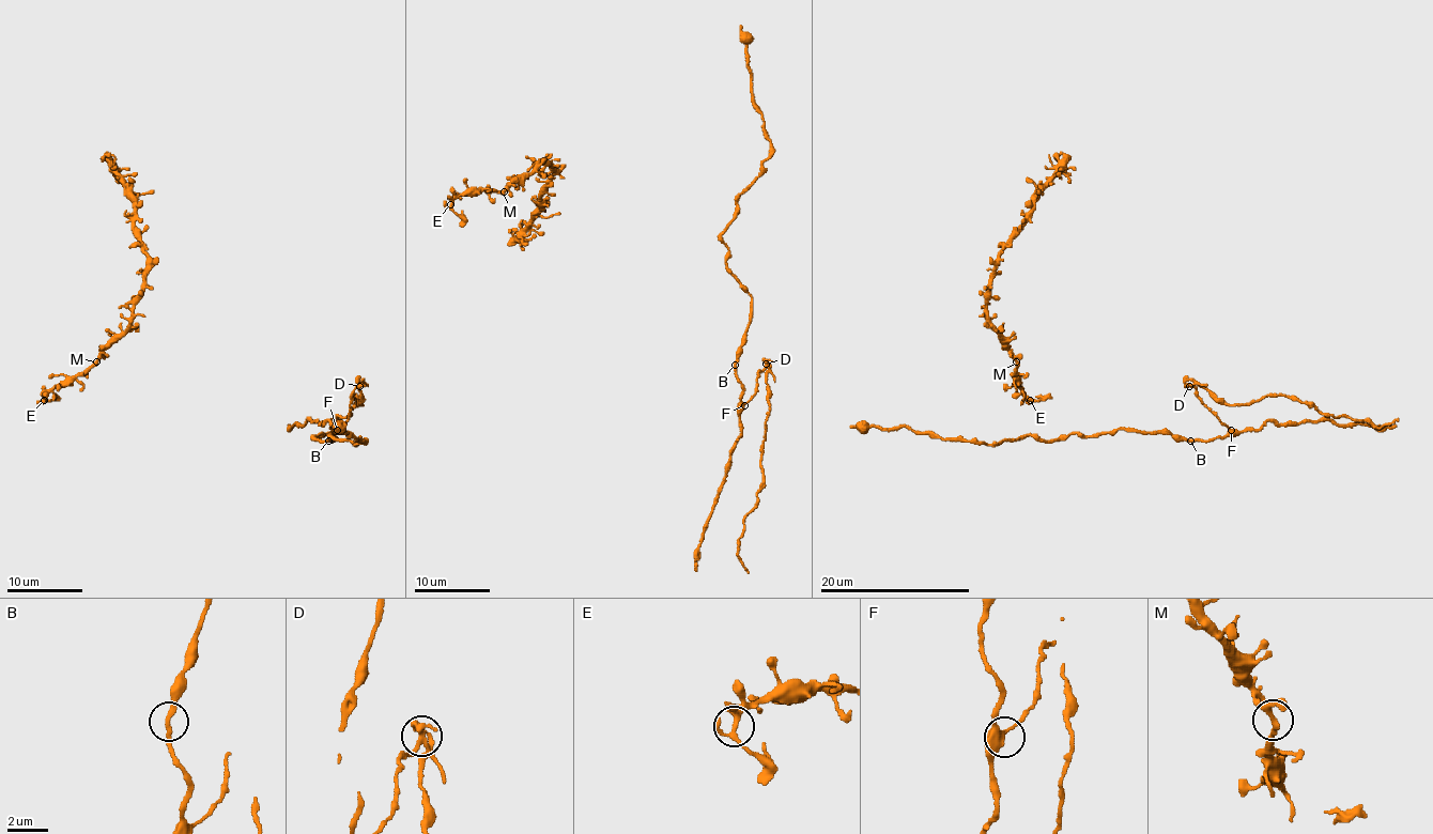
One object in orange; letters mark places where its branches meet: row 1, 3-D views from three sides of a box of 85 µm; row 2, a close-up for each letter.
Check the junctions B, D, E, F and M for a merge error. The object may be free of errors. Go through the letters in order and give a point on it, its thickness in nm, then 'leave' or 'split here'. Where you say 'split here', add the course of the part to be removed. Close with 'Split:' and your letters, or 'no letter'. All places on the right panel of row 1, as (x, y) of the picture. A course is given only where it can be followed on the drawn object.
B: place (1190, 441); calibre 240 nm; leave
D: place (1189, 386); calibre 240 nm; split here; course (1189, 386), (1201, 385), (1231, 405), (1295, 396), (1320, 411), (1370, 420), (1380, 428), (1398, 418)
E: place (1030, 400); calibre 260 nm; leave
F: place (1231, 430); calibre 380 nm; leave
M: place (1016, 361); calibre 260 nm; leave
Split: D

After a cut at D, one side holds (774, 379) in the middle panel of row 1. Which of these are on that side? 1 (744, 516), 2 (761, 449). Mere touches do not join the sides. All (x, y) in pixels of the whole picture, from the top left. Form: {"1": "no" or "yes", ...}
{"1": "yes", "2": "yes"}

